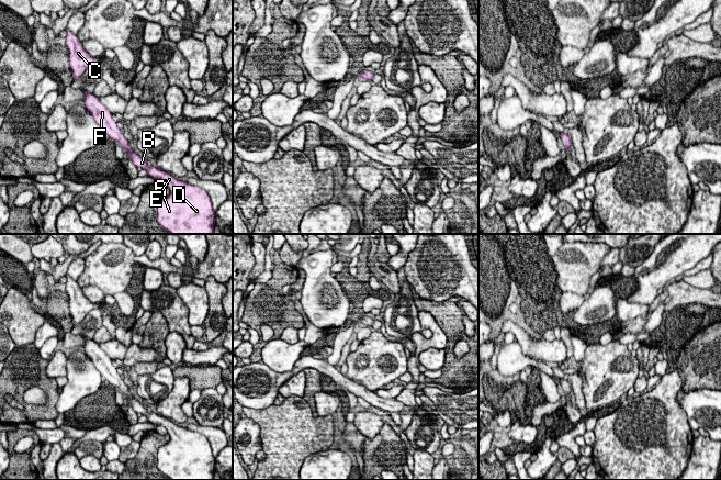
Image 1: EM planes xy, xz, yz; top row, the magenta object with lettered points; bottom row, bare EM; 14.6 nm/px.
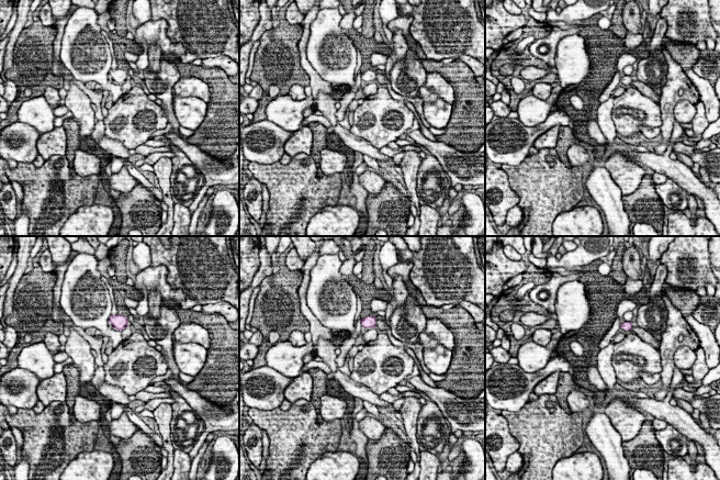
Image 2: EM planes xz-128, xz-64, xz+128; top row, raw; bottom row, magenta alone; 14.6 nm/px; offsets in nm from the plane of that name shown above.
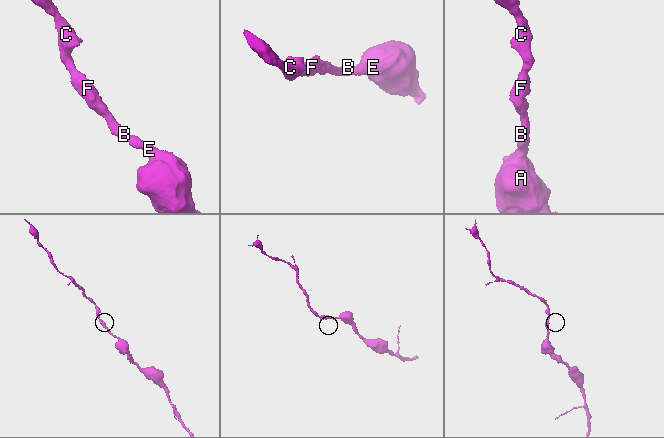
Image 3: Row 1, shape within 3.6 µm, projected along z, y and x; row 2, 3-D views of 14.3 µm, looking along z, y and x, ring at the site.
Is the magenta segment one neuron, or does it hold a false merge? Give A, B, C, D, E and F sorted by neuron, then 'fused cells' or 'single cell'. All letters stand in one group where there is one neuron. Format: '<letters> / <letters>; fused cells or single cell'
A B C D E F; single cell

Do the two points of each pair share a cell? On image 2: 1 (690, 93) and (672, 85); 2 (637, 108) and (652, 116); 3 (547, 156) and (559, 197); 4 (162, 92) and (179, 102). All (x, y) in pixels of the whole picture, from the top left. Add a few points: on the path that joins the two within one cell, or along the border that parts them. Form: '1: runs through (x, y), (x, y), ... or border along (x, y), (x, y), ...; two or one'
1: runs through (686, 89), (682, 85), (676, 85); one
2: runs through (640, 111), (649, 114); one
3: runs through (547, 166), (547, 185), (549, 187); one
4: border along (173, 95), (172, 111), (180, 124); two

